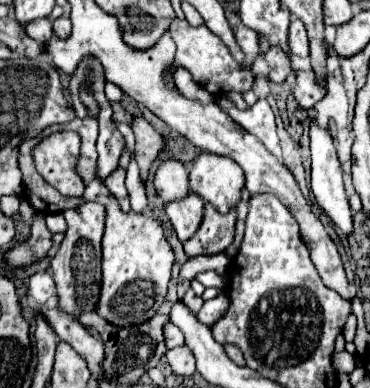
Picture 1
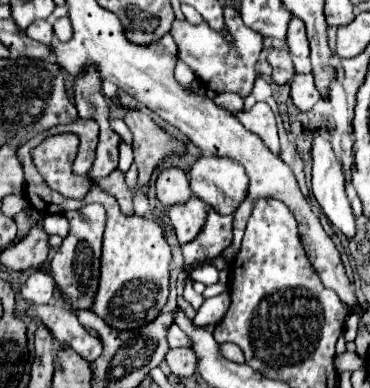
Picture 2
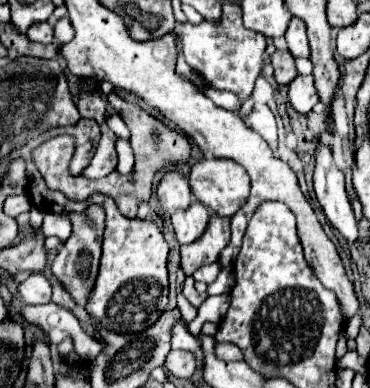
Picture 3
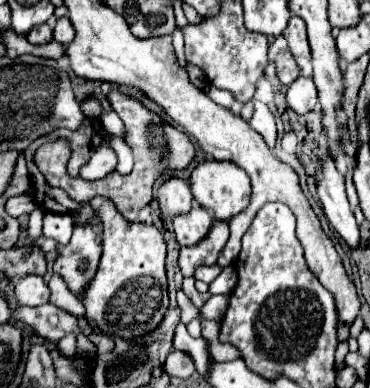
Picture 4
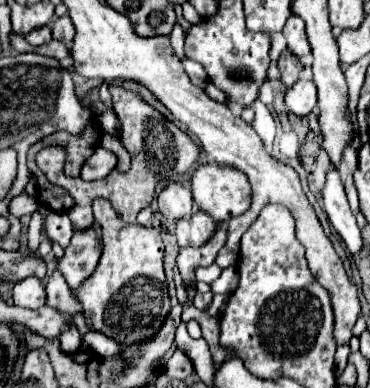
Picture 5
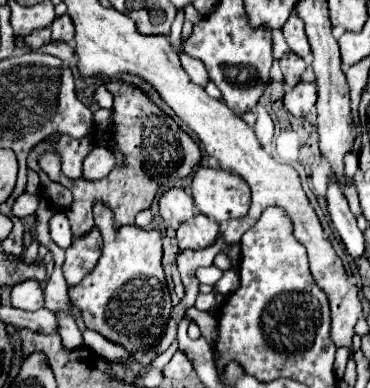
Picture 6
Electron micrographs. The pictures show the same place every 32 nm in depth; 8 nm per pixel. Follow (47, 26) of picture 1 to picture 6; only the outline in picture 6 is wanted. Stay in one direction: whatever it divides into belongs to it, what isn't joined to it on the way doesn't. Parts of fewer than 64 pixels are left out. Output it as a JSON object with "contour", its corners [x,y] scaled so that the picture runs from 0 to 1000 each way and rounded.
{"contour":[[[119,72],[119,77],[108,77],[108,82],[86,82],[86,93],[65,93],[65,113],[86,129],[86,134],[97,134],[97,129],[108,129],[119,113],[130,113],[141,98],[135,98],[135,72]]]}

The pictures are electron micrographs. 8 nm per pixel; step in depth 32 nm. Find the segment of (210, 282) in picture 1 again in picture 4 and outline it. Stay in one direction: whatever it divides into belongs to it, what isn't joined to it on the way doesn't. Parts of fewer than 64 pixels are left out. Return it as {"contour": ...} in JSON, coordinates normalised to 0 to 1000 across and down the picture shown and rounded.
{"contour":[[[573,680],[573,686],[535,691],[530,706],[524,706],[524,716],[530,716],[530,722],[546,722],[546,727],[557,727],[557,732],[568,732],[568,727],[595,706],[595,701],[600,701],[600,691],[595,691],[589,680]]]}

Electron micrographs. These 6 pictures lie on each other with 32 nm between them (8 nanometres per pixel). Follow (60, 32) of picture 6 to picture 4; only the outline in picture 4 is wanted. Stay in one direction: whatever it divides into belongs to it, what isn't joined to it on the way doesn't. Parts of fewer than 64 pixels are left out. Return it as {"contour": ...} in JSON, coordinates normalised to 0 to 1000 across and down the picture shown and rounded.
{"contour":[[[184,41],[157,46],[151,67],[146,67],[146,103],[168,108],[168,113],[189,113],[195,98],[200,98],[200,67],[195,67],[189,46]]]}

